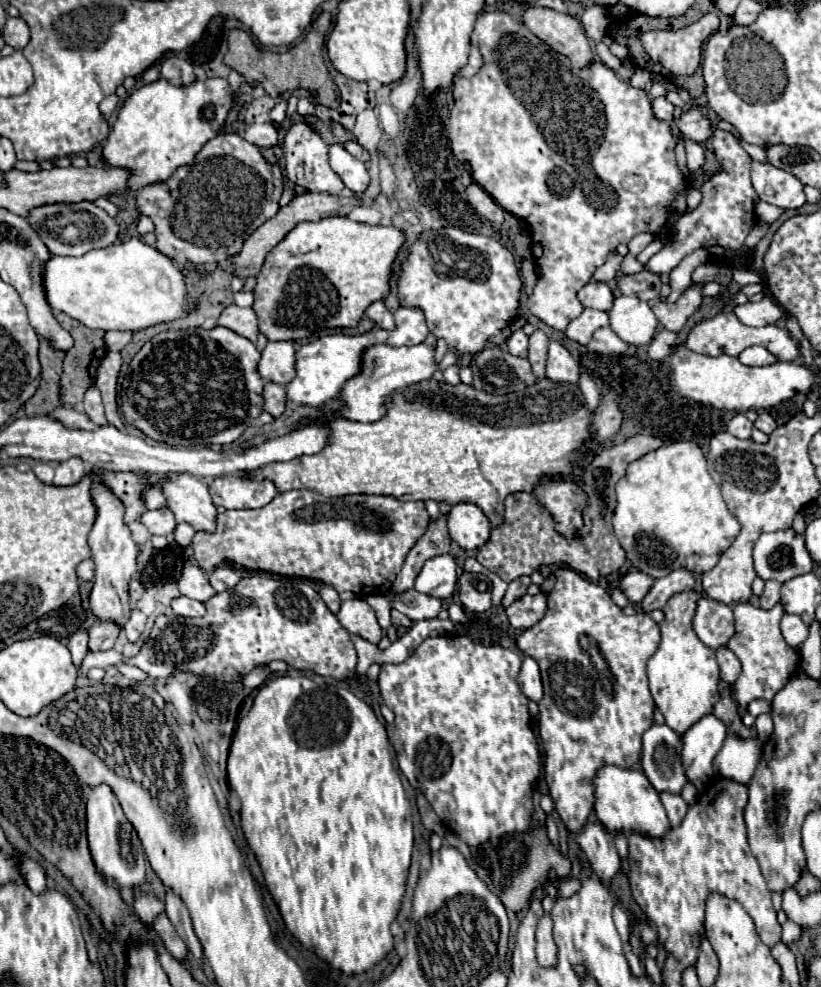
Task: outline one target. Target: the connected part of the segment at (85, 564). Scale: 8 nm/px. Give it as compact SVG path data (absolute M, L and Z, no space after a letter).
M92 558L82 560L82 562L78 564L76 572L78 572L78 578L80 578L80 580L92 580L92 578L94 578L94 562L92 562Z

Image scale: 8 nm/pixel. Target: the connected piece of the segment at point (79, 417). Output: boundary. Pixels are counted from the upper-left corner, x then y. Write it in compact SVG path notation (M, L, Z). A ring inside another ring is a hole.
M58 406L56 410L50 412L50 418L60 420L70 430L74 430L74 428L78 428L78 430L94 430L96 428L96 424L92 424L92 420L84 412L78 412L78 410L70 408L70 406Z

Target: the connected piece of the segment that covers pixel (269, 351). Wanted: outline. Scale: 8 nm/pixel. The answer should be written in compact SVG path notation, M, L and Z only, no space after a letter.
M268 342L258 362L258 374L264 382L276 382L286 386L294 376L294 344L292 342Z

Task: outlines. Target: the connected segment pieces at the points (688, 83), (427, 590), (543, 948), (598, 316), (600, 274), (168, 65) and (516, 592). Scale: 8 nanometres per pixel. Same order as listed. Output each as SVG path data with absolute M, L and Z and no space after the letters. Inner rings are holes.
M696 70L692 76L674 76L672 82L678 86L684 86L692 98L698 98L706 88L704 78L702 78L702 70Z
M442 554L436 558L430 558L422 572L416 578L418 592L434 596L434 598L448 598L456 590L456 562L452 554Z
M544 896L542 906L546 912L536 928L536 960L542 968L552 968L558 962L558 946L552 938L552 920L550 920L550 910L554 906L554 900L550 896Z
M584 308L584 312L574 318L568 328L566 328L566 336L578 344L588 344L594 330L608 326L608 314L600 312L600 310L592 310L592 308Z
M612 252L612 254L608 256L608 260L606 260L602 266L596 268L594 280L610 284L610 282L616 278L616 272L618 272L618 268L620 268L620 262L622 262L622 256L620 256L618 252Z
M170 56L162 62L162 76L174 86L188 86L196 80L194 76L194 66L189 59Z
M520 576L520 578L512 580L512 582L508 584L508 590L506 590L506 596L504 596L504 608L510 606L516 598L520 598L520 596L528 590L530 582L532 582L530 576Z

